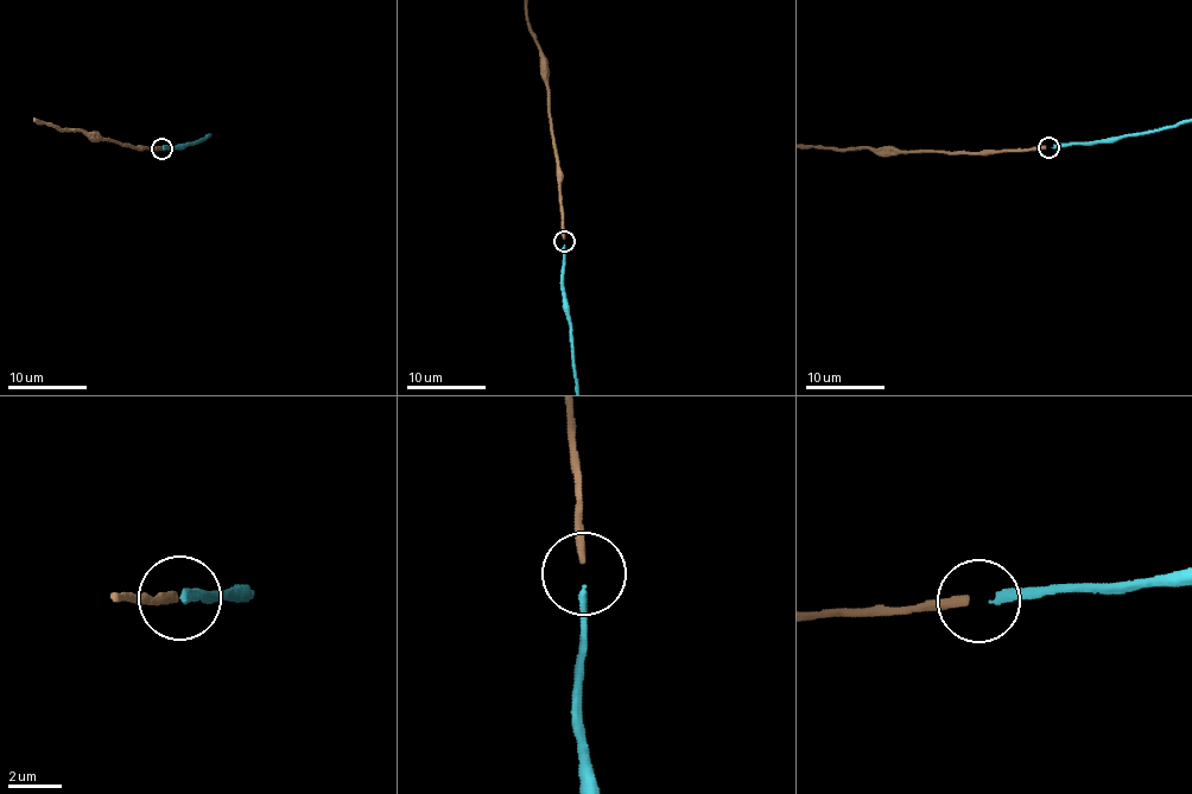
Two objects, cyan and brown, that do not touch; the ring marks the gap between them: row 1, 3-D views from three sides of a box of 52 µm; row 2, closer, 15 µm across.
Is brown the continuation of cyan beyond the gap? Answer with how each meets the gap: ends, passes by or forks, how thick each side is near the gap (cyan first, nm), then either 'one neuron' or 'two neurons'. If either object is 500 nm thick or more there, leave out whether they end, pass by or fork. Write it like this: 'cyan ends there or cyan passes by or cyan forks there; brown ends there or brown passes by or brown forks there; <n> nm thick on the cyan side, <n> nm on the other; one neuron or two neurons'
cyan ends there; brown ends there; 300 nm thick on the cyan side, 320 nm on the other; one neuron

